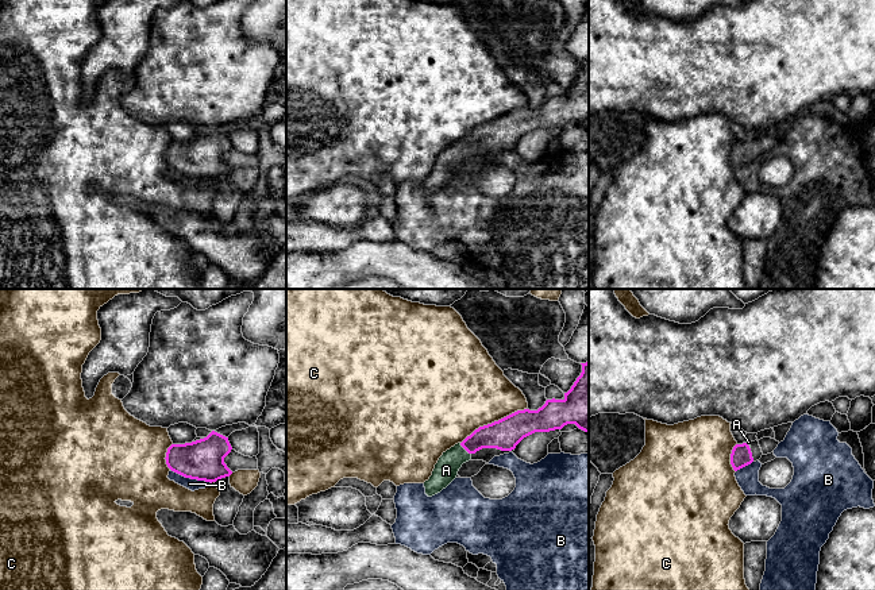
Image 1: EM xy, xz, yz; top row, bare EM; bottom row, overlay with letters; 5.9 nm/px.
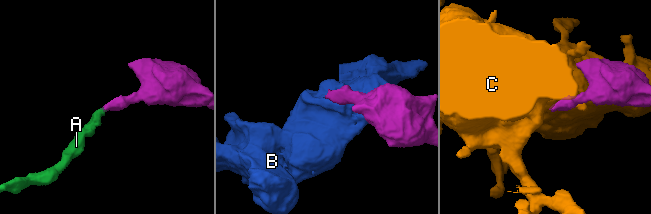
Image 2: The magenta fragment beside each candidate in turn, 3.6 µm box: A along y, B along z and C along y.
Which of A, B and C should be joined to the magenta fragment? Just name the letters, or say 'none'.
A

